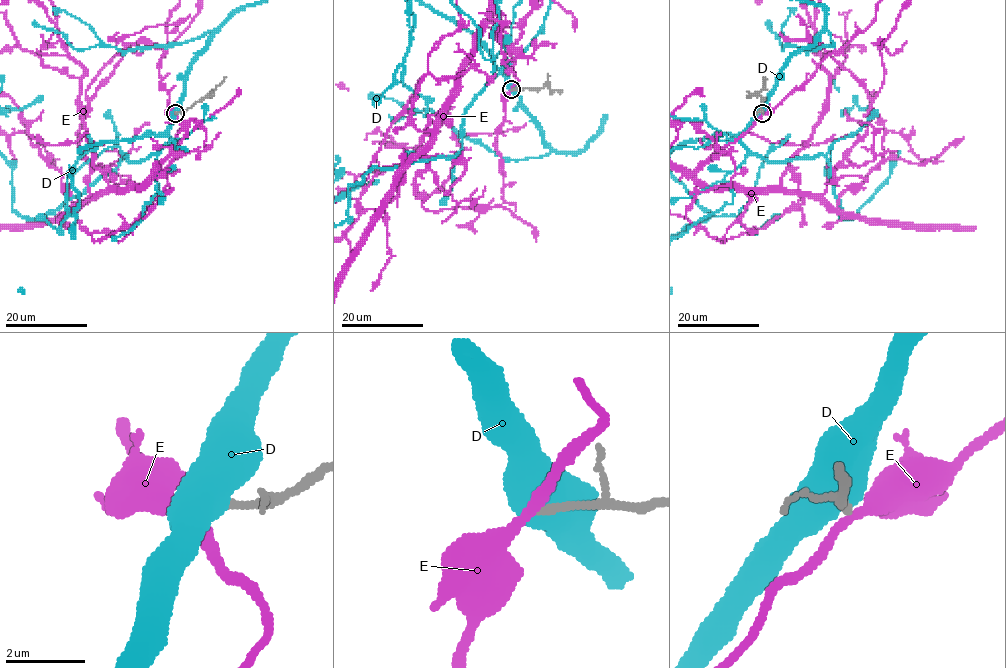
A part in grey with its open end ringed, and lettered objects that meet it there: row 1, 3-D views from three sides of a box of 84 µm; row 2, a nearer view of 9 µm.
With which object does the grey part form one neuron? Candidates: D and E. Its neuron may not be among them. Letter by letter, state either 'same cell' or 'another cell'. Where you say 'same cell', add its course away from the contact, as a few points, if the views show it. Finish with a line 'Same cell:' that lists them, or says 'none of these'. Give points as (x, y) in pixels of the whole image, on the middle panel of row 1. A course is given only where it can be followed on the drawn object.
D: another cell
E: another cell
Same cell: none of these

